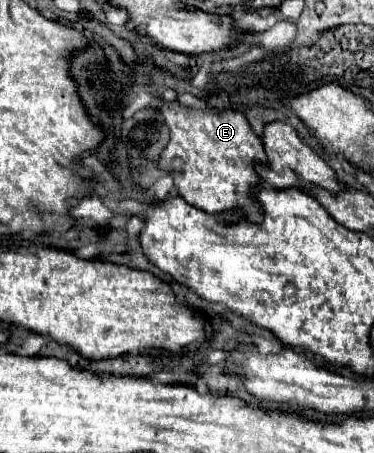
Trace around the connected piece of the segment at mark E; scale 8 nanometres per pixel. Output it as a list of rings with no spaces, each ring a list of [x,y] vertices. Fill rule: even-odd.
[[[171,101],[155,111],[155,119],[163,119],[169,127],[169,143],[159,157],[159,167],[173,177],[175,189],[189,205],[207,213],[241,211],[253,221],[261,221],[259,203],[249,195],[249,189],[259,185],[253,161],[263,163],[267,157],[245,113],[235,109],[193,111],[179,101]]]

